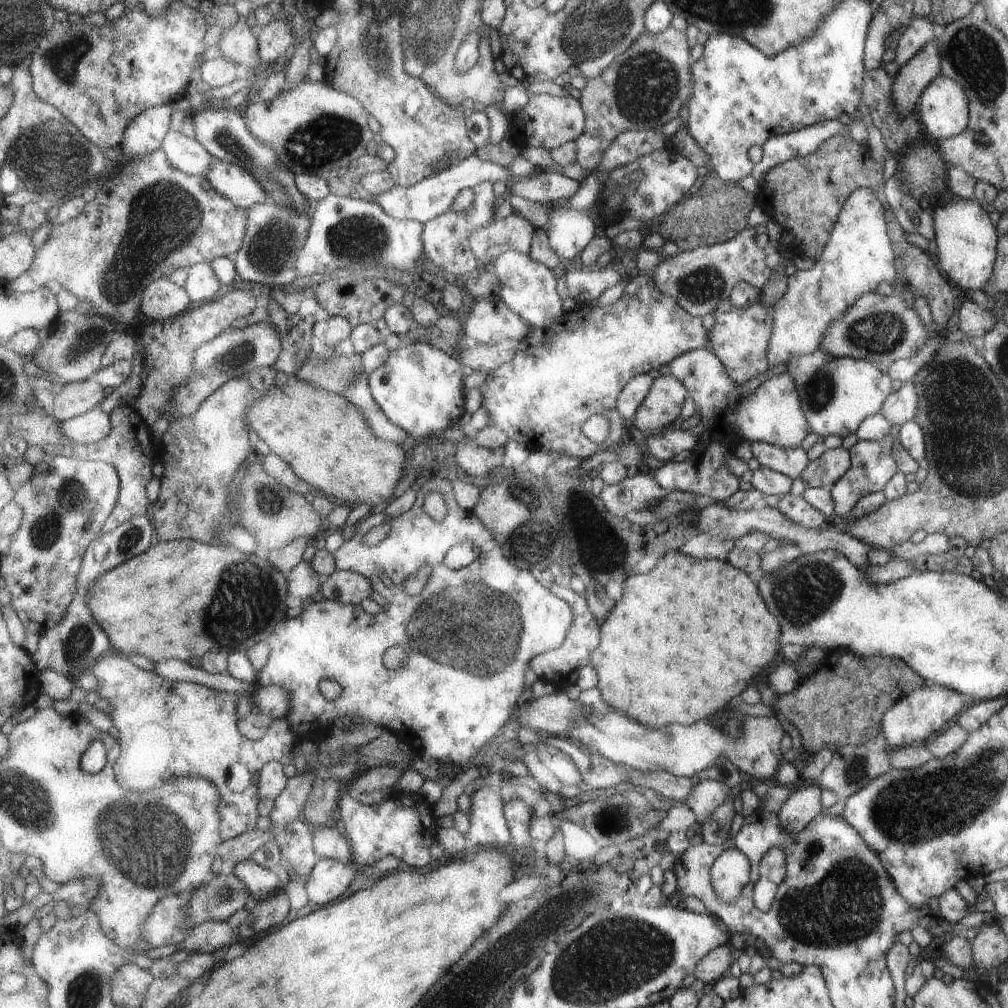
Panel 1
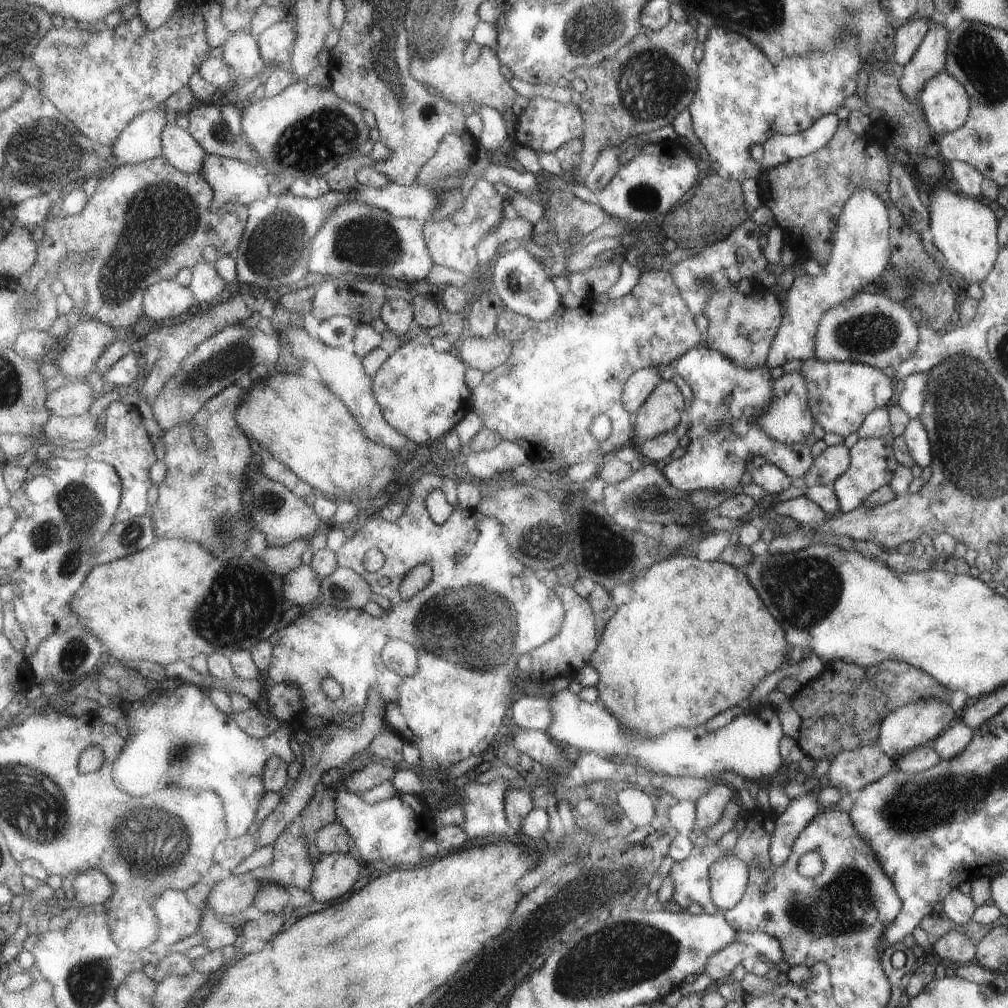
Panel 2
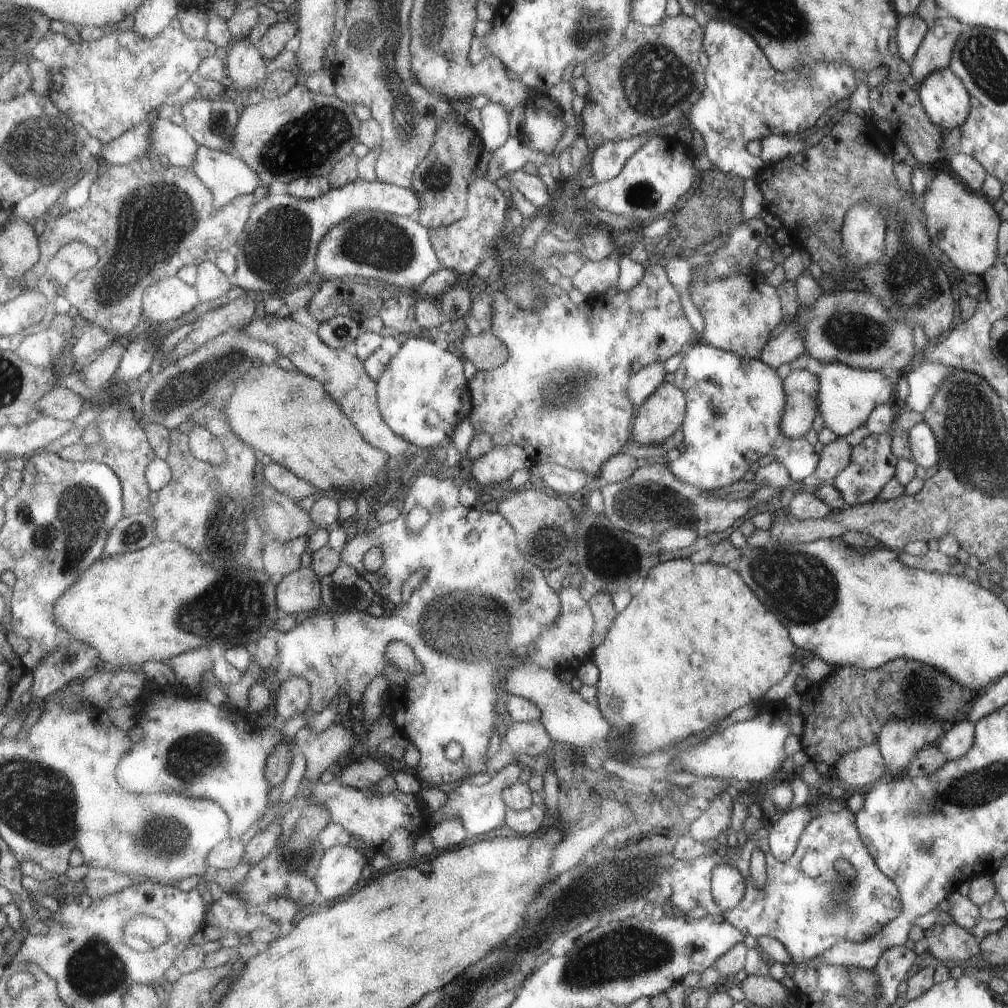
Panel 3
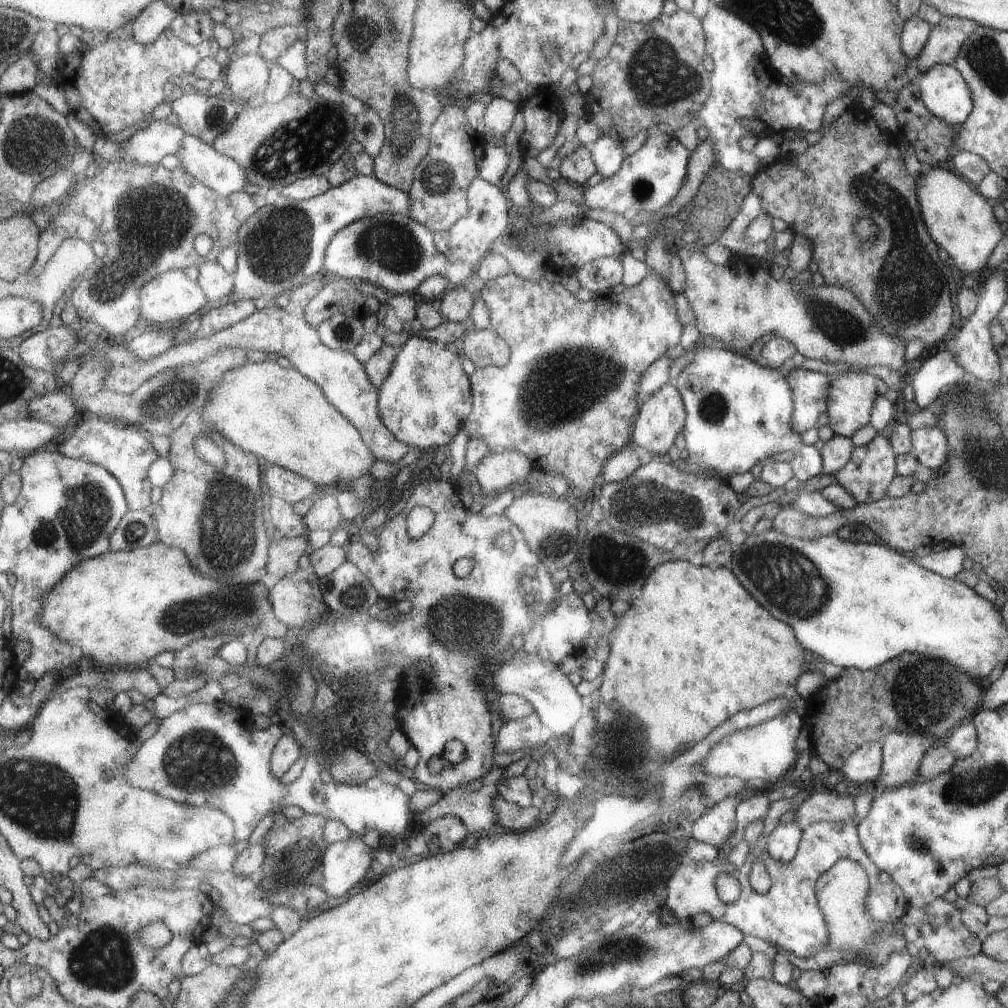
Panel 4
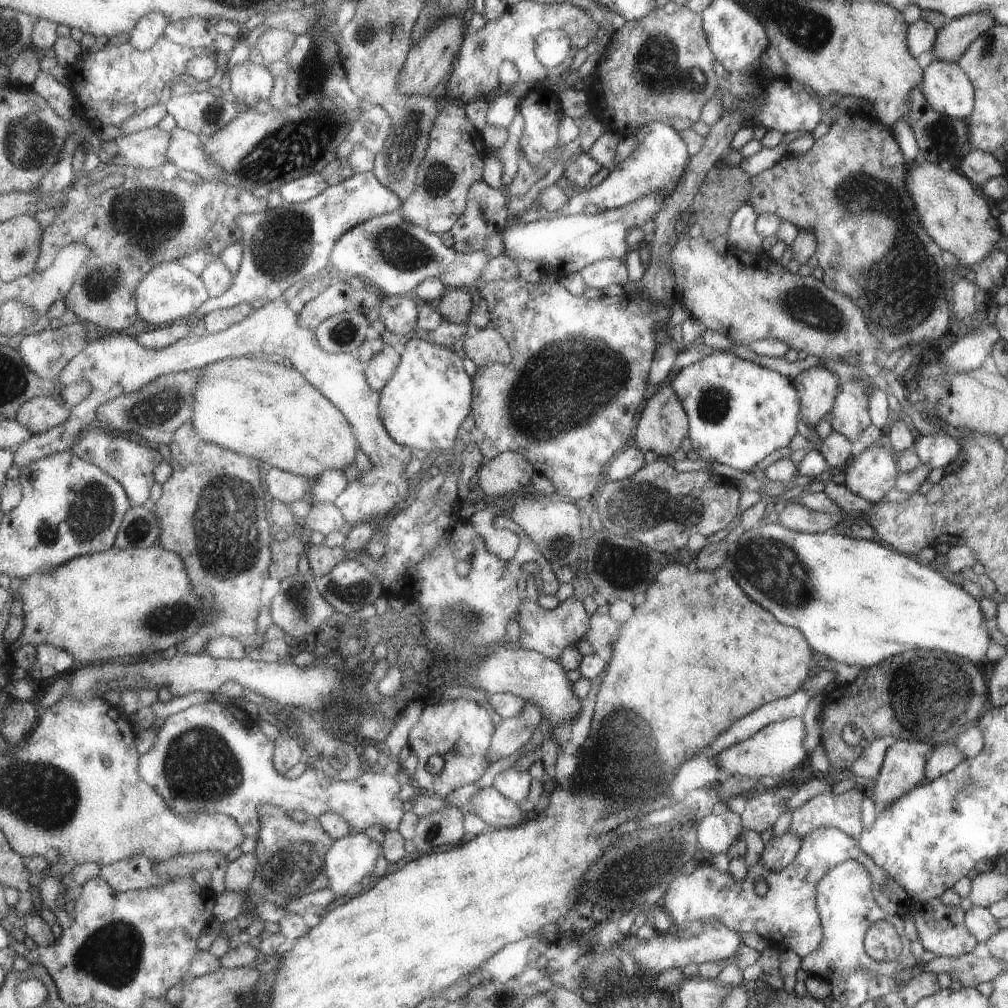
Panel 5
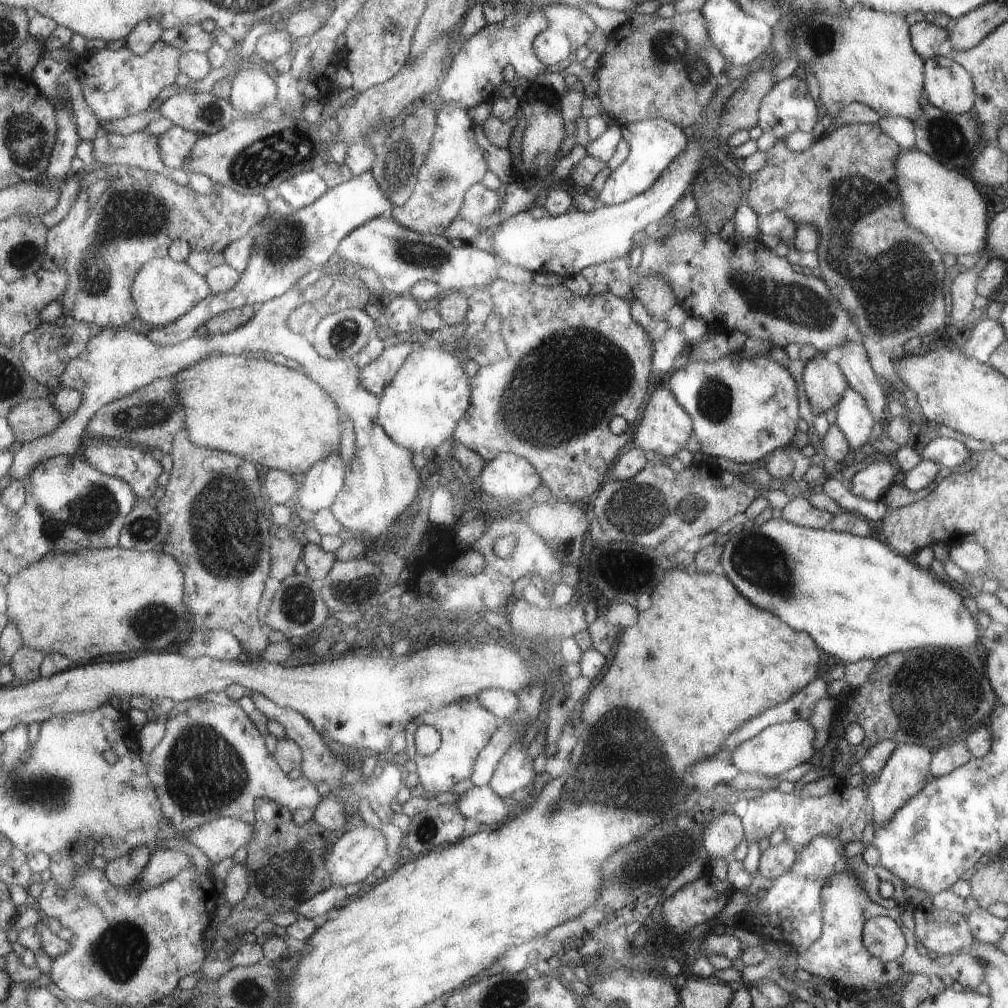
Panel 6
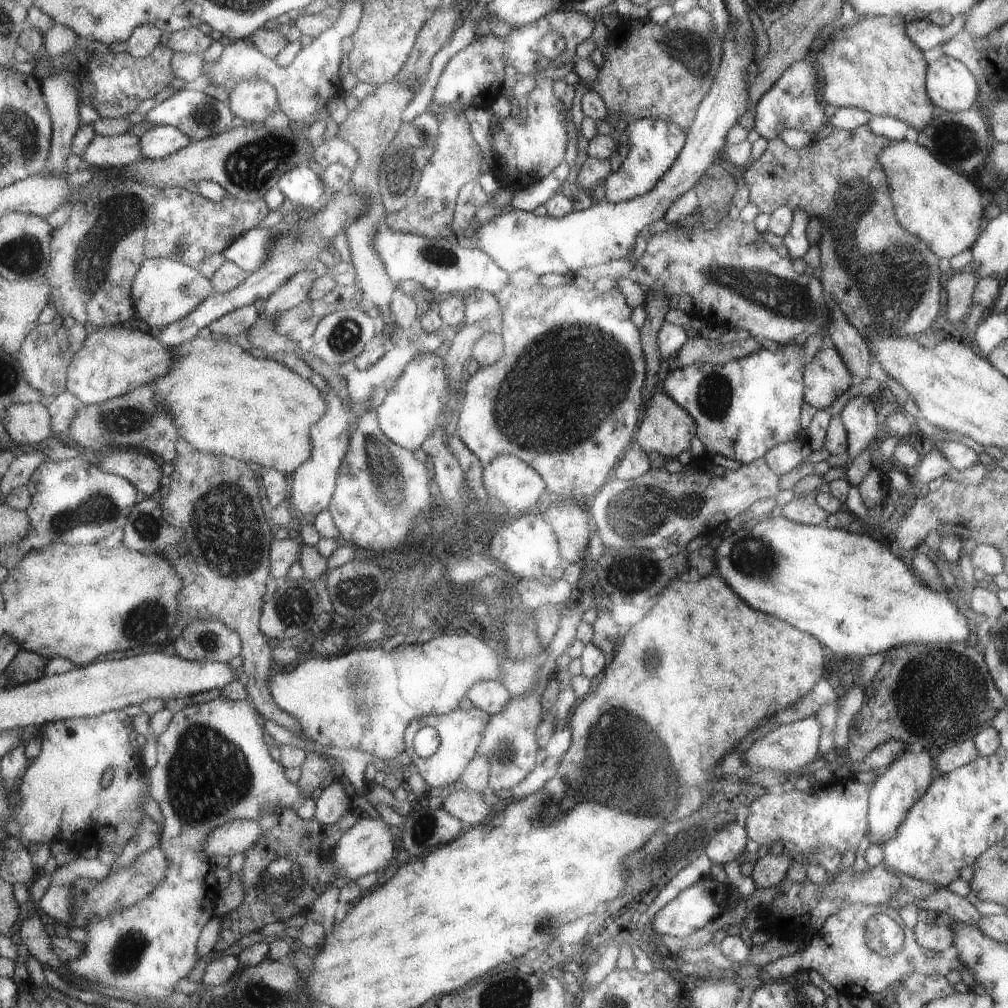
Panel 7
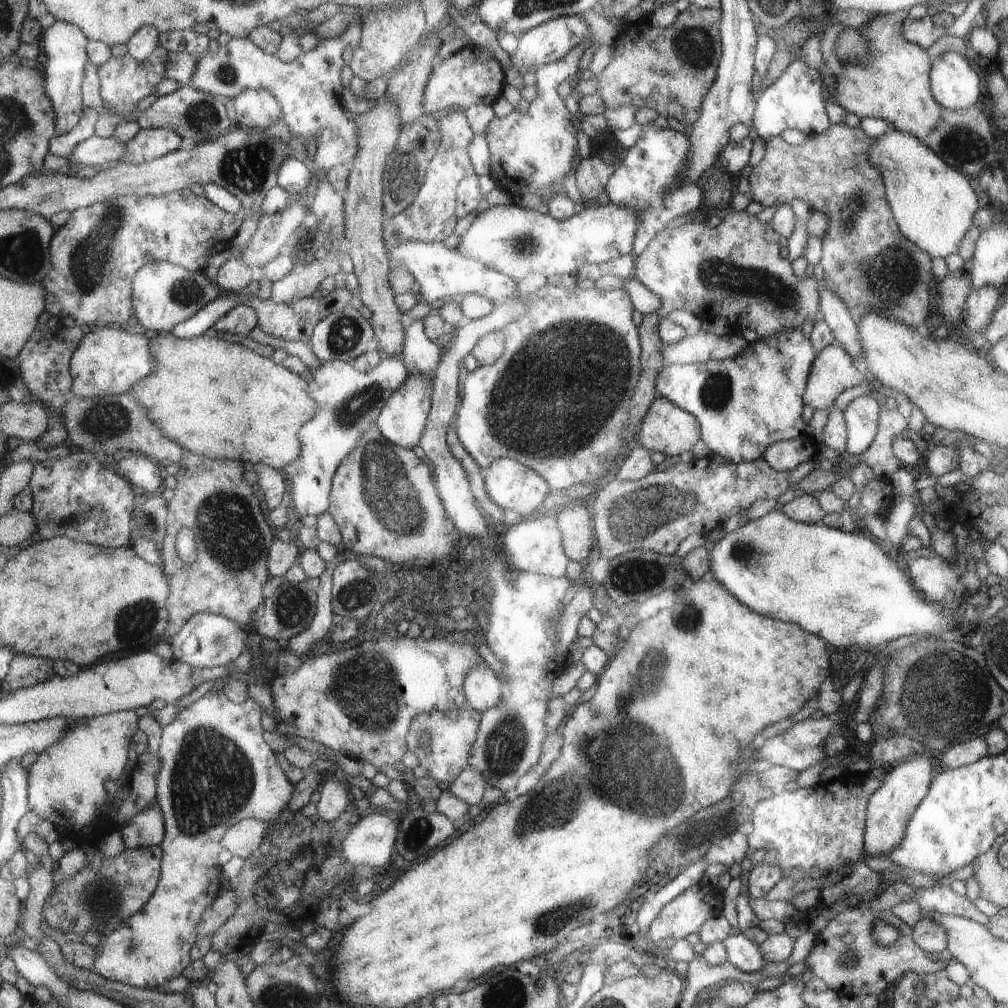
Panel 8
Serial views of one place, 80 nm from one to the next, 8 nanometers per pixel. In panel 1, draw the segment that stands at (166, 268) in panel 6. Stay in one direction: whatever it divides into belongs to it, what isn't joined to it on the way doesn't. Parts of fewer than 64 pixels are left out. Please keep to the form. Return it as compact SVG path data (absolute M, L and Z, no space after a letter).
M161 277L146 286L142 294L142 312L154 321L169 320L187 312L191 306L190 294L169 277Z

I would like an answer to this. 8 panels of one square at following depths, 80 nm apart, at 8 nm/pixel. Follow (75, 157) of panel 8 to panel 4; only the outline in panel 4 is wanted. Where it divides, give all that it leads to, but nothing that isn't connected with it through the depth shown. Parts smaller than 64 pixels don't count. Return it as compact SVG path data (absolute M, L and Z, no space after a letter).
M153 120L146 127L134 132L122 148L126 163L159 165L167 154L178 156L186 132L180 125Z

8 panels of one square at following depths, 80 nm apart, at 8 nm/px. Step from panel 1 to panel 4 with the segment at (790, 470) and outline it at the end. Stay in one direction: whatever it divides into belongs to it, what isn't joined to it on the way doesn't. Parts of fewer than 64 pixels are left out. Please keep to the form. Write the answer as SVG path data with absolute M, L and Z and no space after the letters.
M698 343L695 346L695 356L693 360L687 360L686 364L677 376L677 381L675 382L676 389L682 397L682 405L686 407L686 422L683 429L683 438L685 439L685 452L687 452L687 458L685 458L685 466L680 471L684 473L693 473L698 475L705 475L706 477L715 477L707 475L705 468L715 470L715 472L720 472L721 475L726 474L727 476L743 474L743 472L749 471L751 466L755 463L761 463L766 457L778 452L793 452L795 456L789 460L788 465L793 471L793 477L797 478L801 482L801 485L808 481L813 481L822 472L822 458L820 457L820 451L816 450L813 445L803 444L800 440L800 436L791 428L790 416L793 410L792 405L792 394L789 385L786 383L785 377L778 372L778 369L772 369L767 366L760 366L755 364L747 356L741 356L732 351L726 351L718 348L707 348L703 344Z

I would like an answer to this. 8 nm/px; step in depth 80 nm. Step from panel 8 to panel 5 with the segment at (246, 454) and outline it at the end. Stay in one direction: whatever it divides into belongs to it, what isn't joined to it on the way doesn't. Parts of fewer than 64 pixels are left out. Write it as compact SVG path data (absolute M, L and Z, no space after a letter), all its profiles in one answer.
M244 356L211 363L202 367L202 374L199 390L195 390L193 426L203 440L253 456L310 480L321 477L327 468L345 468L354 464L357 452L355 444L359 444L346 415L295 367L272 363L260 356Z

